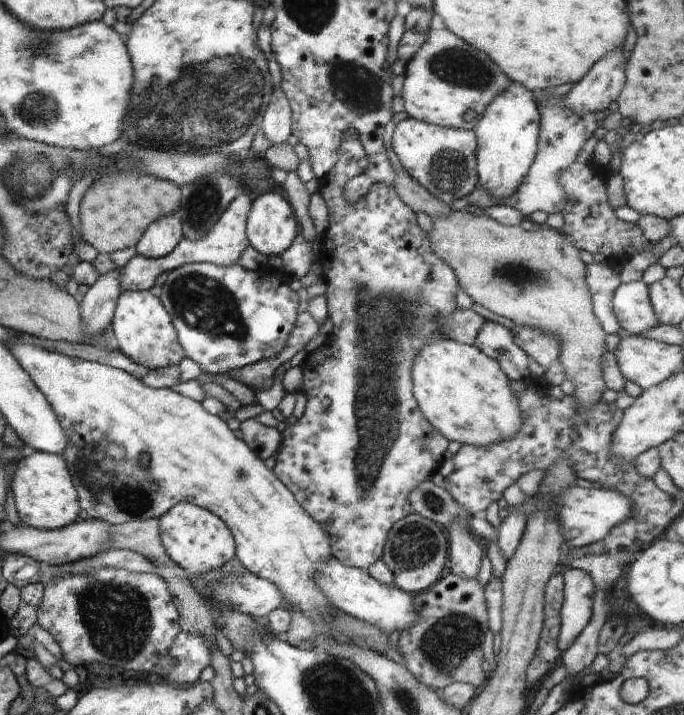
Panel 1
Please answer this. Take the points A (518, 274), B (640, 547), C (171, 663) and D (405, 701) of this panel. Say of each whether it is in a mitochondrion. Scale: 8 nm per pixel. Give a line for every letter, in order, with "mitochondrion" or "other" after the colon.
A: mitochondrion
B: other
C: mitochondrion
D: mitochondrion

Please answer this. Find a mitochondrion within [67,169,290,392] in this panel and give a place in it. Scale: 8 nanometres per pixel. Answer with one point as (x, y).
(203, 303)

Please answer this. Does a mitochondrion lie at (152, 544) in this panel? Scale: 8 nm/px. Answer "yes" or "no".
no

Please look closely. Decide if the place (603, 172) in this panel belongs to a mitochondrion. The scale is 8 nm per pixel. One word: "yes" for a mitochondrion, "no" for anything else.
no

